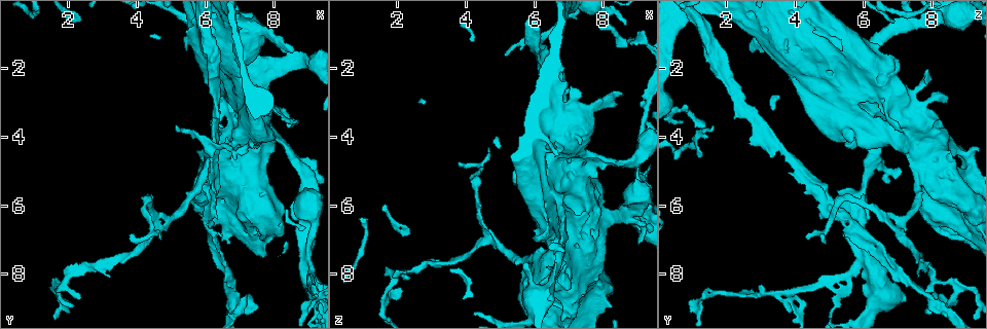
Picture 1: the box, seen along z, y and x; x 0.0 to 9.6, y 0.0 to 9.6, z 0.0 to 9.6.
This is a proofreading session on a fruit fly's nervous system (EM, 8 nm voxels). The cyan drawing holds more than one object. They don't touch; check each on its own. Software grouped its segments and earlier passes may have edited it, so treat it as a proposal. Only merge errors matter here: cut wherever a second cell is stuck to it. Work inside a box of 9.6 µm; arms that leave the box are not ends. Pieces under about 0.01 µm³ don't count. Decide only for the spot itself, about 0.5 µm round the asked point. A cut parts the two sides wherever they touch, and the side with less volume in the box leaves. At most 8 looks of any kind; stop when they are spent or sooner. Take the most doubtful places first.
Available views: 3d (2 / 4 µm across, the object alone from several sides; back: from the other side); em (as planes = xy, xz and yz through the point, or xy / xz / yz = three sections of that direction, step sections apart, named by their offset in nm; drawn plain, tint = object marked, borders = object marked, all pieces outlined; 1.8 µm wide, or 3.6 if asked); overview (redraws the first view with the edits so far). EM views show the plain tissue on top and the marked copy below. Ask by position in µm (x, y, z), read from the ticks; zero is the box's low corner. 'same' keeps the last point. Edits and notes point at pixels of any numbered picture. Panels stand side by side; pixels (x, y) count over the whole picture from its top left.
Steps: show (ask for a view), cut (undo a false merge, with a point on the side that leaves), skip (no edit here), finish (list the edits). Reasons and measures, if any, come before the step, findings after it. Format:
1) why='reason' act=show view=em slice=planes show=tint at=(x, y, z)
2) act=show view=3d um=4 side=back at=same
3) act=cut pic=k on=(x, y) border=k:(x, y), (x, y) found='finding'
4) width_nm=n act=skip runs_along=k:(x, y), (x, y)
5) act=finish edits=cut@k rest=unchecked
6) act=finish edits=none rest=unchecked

why='calibre changes' act=show view=3d um=4 at=(6.45, 0.95, 3.75)

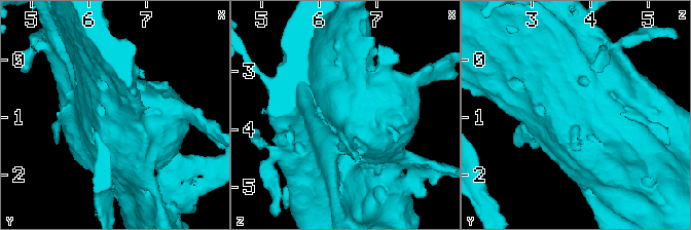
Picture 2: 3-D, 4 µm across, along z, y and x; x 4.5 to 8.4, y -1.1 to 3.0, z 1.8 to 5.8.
act=show view=em um=3.6 slice=xy step=16 show=tint at=(6.45, 0.95, 3.85)

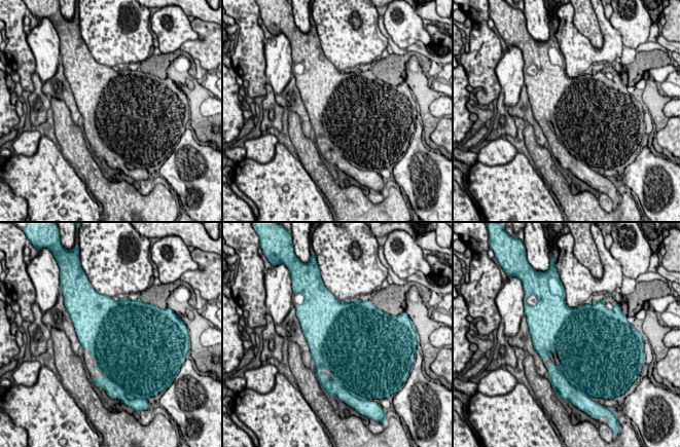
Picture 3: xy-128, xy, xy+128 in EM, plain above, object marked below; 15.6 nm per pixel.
why='cut it another way' act=show view=em um=3.6 slice=planes show=tint at=same

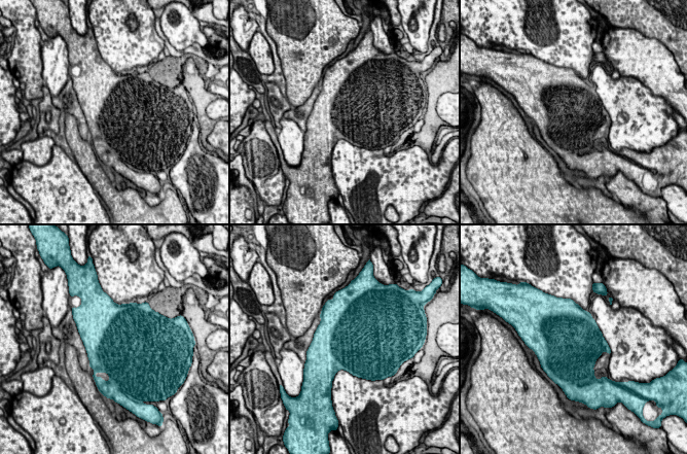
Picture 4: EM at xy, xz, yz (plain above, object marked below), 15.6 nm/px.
width_nm=1050 act=skip found='one cell here'

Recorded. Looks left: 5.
why='sharp bend' act=show view=em slice=planes show=tint at=(6.15, 6.70, 5.90)

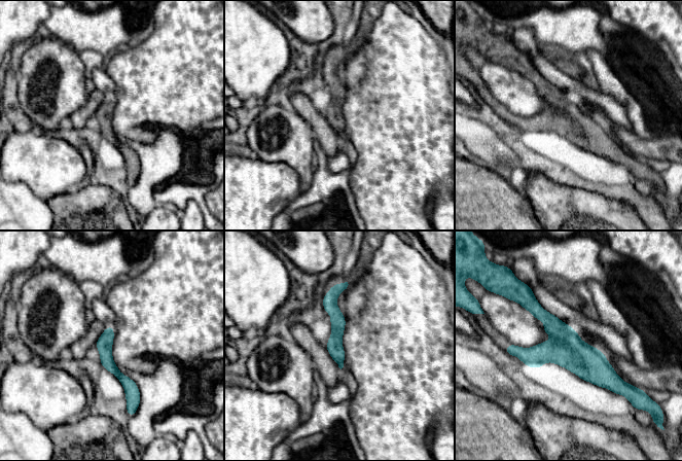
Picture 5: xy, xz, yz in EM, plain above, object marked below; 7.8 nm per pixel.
act=skip runs_along=5:(508, 349), (572, 353), (619, 382) found='continuous, no second cell'

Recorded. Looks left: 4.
why='sharp bend' act=show view=em um=3.6 slice=planes show=tint at=(6.60, 5.65, 8.80)

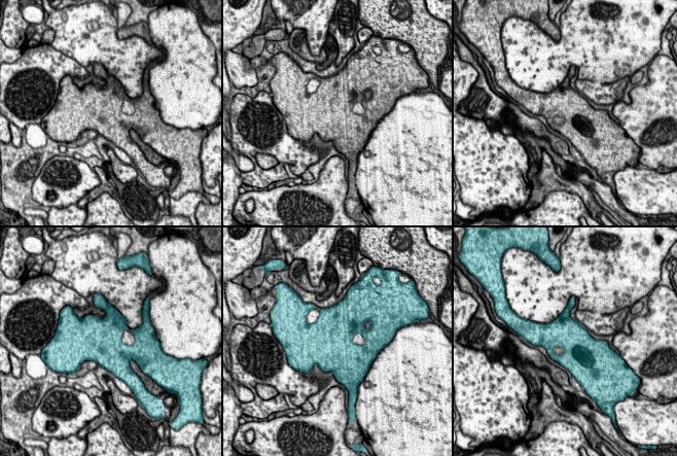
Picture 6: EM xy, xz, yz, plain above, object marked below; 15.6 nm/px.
act=skip found='all the same cell'

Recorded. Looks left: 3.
act=finish edits=none rest=unchecked

